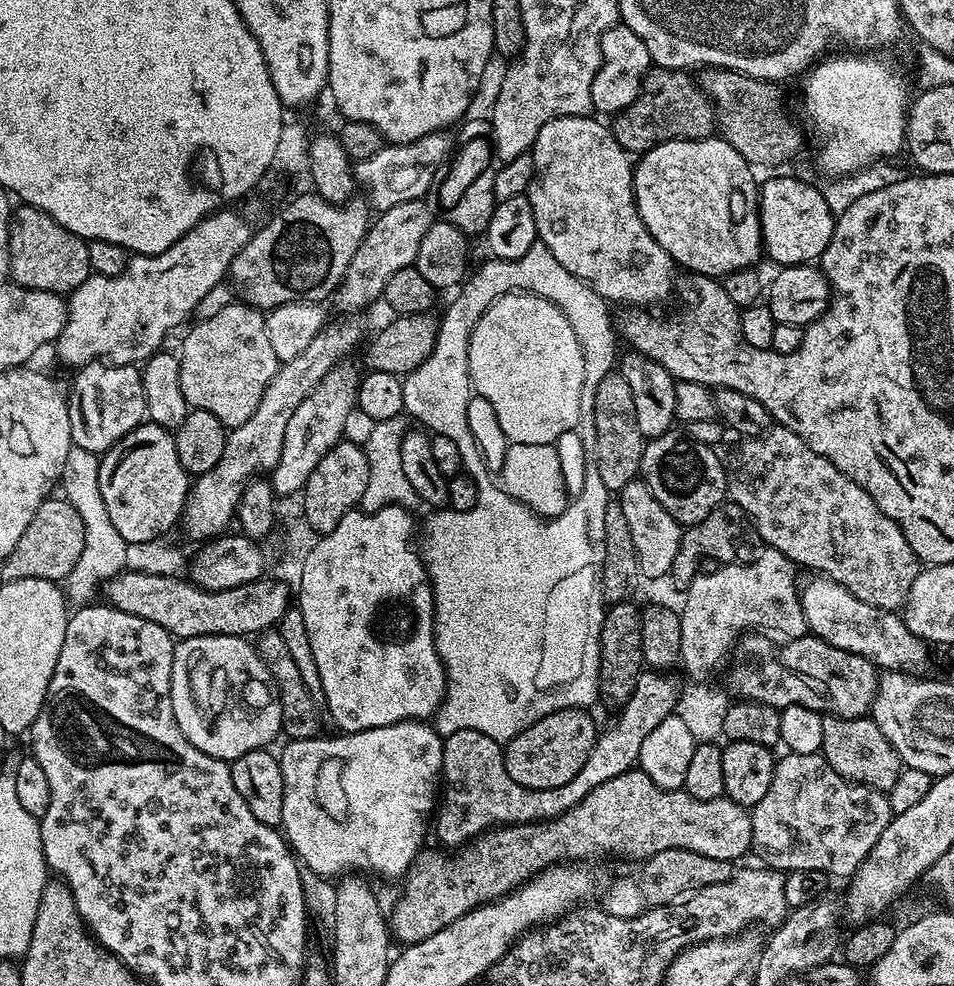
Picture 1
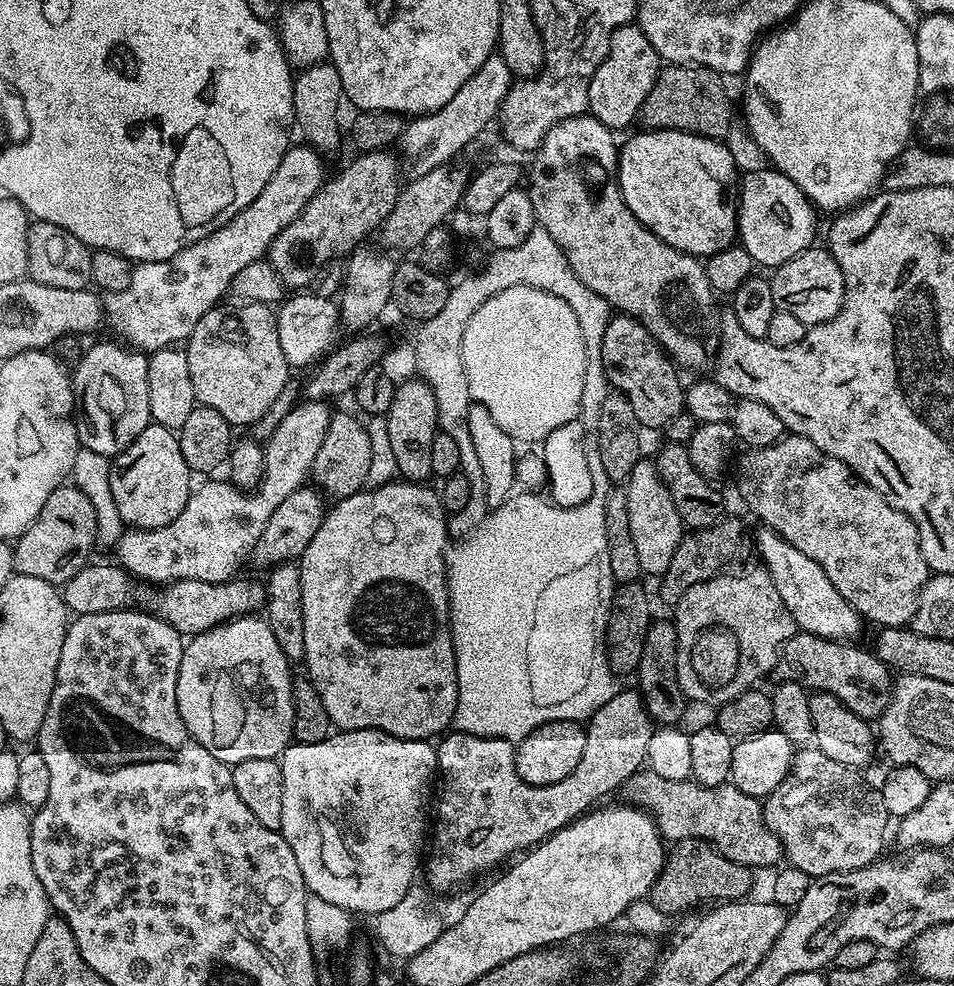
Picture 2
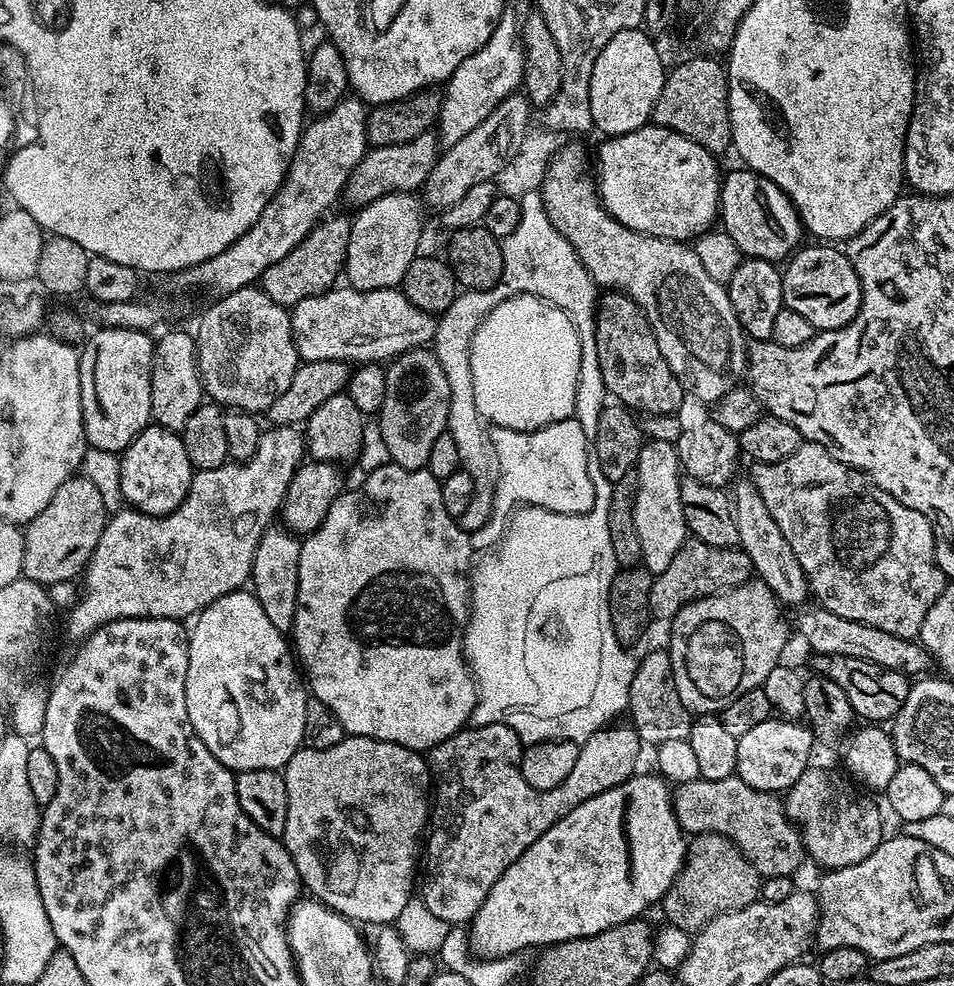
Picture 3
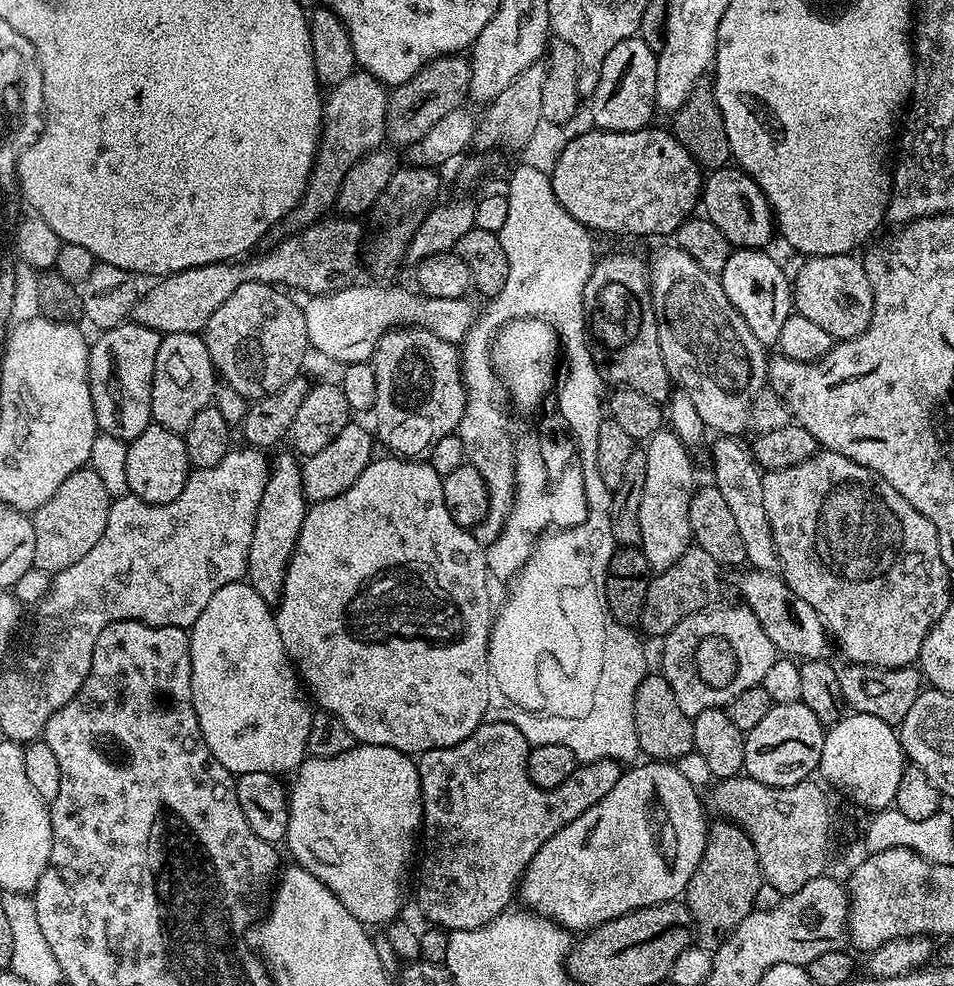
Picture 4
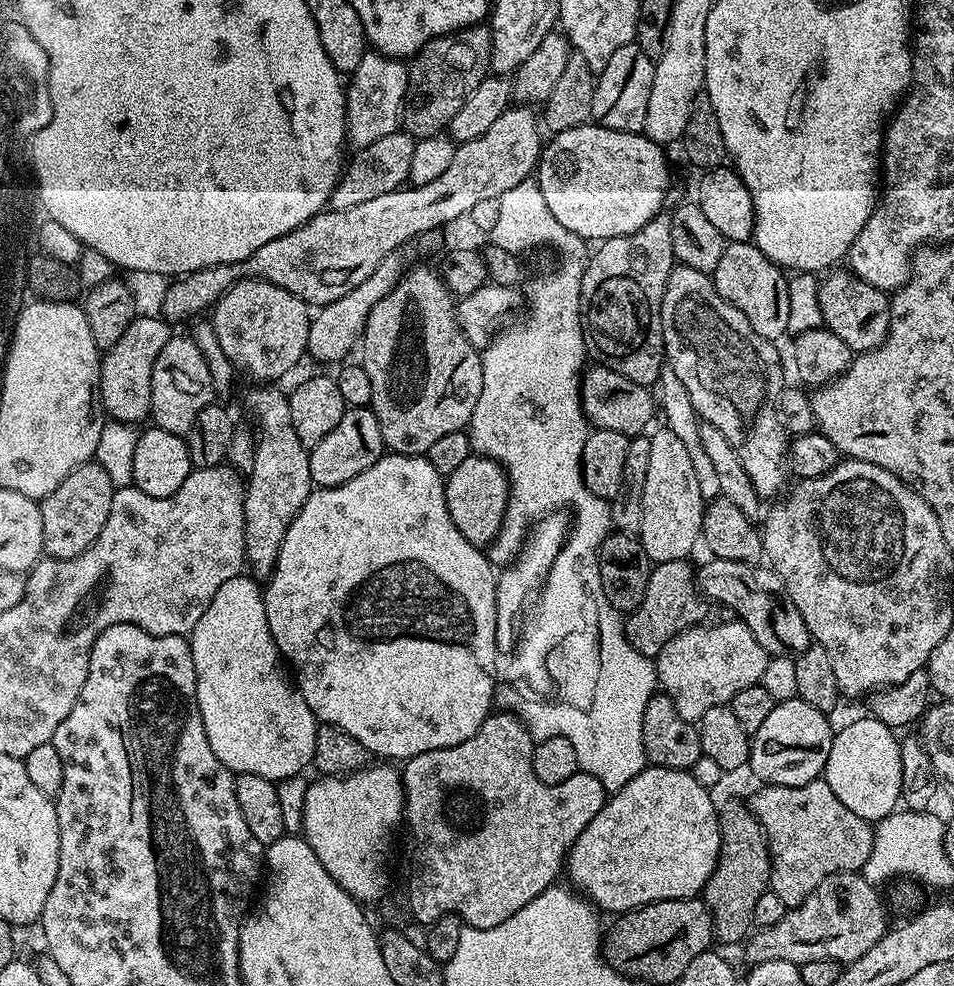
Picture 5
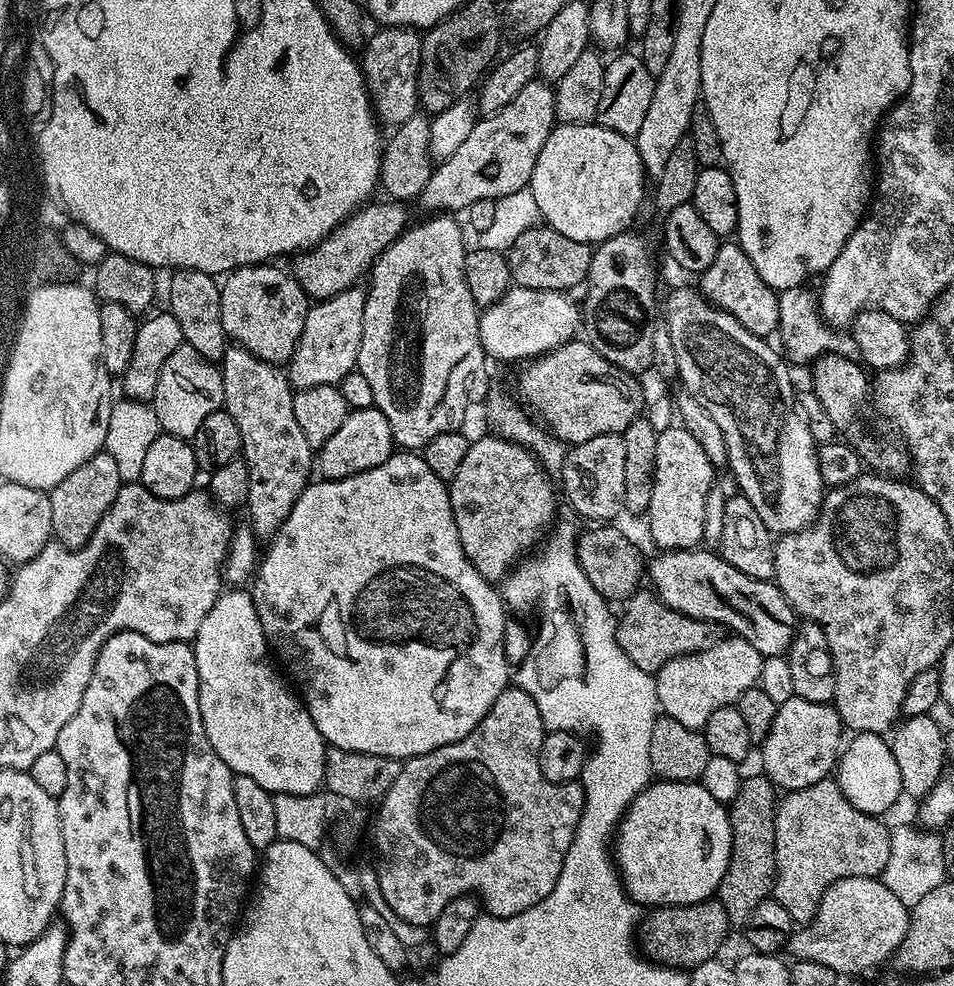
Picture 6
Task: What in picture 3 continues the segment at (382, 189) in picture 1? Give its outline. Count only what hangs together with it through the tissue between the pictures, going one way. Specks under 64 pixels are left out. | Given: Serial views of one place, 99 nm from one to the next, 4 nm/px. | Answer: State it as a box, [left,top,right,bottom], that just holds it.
[438,10,524,146]

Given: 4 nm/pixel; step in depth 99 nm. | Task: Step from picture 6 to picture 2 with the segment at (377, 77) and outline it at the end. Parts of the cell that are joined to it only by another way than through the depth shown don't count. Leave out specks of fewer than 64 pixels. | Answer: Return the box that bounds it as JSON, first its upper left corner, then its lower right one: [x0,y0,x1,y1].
[103,146,326,354]

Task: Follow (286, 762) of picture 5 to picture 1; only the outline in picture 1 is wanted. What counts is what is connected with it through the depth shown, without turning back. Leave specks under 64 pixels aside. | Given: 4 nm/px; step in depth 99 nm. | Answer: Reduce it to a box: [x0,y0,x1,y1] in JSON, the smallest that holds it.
[170,636,282,761]

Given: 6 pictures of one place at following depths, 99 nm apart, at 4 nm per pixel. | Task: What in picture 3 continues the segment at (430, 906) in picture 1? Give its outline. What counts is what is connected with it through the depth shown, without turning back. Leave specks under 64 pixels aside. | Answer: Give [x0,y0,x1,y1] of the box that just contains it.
[672,775,806,878]

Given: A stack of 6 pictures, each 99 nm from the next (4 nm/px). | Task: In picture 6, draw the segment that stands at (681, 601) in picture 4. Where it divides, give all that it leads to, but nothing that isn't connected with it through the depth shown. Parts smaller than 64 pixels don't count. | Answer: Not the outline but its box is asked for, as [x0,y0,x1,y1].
[616,590,726,674]

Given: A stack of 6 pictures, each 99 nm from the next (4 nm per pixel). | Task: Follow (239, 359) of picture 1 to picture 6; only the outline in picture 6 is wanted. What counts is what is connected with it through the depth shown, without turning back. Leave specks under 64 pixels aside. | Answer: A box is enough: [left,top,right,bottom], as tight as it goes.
[220,262,310,366]

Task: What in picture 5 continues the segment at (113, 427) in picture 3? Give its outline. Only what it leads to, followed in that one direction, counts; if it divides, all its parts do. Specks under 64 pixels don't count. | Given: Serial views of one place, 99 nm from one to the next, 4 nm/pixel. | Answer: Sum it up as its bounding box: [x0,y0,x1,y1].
[98,315,174,425]

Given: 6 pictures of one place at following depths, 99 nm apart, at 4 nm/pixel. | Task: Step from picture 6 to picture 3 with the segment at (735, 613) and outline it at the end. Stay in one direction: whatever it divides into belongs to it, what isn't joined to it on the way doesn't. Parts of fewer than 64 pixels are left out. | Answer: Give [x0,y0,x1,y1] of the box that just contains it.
[794,606,934,678]

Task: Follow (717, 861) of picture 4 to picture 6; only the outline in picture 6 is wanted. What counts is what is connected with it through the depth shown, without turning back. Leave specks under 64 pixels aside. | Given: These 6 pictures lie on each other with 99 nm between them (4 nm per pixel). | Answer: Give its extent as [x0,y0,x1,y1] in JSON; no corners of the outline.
[718,775,778,926]

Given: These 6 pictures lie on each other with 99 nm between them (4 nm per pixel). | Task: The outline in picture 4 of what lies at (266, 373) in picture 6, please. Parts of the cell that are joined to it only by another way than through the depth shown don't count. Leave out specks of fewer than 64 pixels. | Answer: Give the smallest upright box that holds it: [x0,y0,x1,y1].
[246,451,306,606]

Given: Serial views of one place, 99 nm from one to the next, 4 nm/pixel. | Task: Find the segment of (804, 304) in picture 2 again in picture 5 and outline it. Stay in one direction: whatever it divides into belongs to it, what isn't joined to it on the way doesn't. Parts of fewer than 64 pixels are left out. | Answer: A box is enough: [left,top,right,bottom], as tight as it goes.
[819,268,891,353]

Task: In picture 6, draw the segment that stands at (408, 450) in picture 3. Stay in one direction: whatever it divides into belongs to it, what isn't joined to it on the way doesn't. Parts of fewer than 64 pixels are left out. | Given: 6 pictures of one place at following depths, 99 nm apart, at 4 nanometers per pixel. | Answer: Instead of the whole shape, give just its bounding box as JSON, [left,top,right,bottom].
[356,214,490,450]

